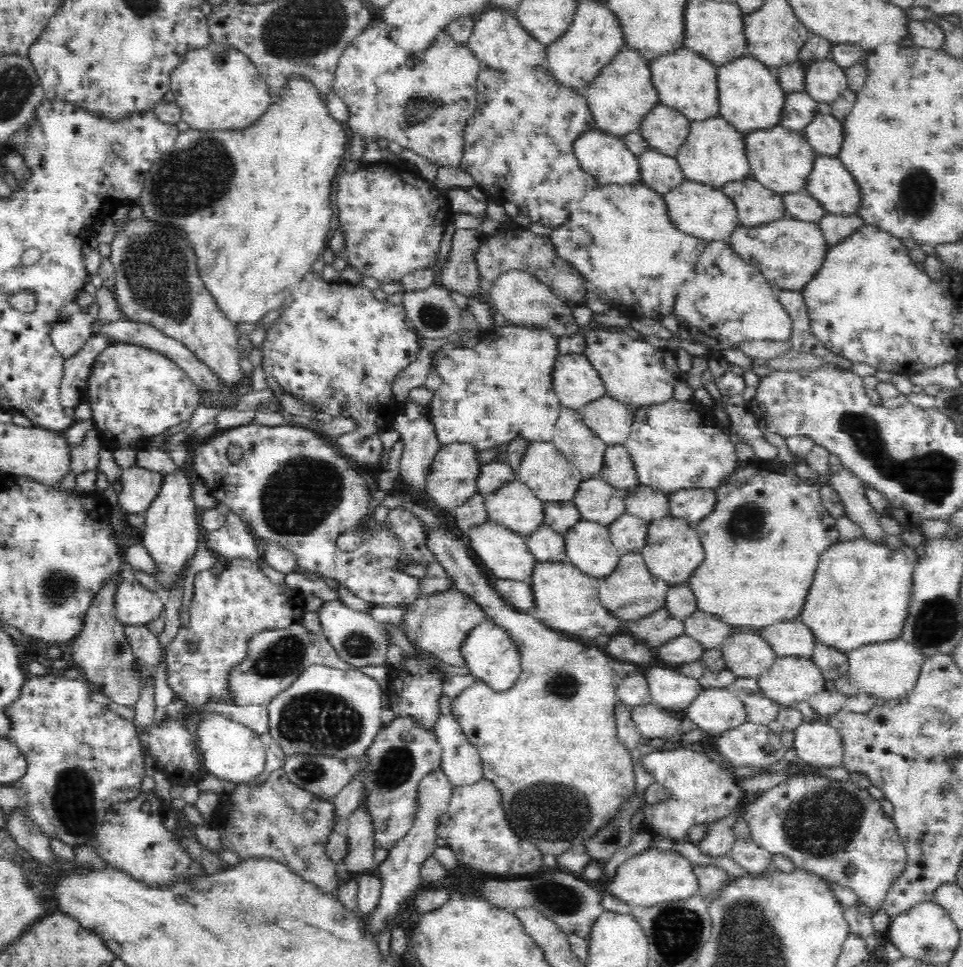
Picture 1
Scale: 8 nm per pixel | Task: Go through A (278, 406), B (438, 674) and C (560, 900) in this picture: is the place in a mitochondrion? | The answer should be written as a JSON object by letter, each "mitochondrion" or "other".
{"A":"other","B":"other","C":"mitochondrion"}

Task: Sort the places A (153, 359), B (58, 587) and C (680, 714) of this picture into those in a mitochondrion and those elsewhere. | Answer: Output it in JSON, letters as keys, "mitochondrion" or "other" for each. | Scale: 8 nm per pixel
{"A":"other","B":"mitochondrion","C":"other"}

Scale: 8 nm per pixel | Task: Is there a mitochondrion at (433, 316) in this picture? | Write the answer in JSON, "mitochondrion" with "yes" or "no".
{"mitochondrion":"yes"}

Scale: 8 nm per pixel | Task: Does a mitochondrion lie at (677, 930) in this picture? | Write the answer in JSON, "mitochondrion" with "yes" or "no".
{"mitochondrion":"yes"}

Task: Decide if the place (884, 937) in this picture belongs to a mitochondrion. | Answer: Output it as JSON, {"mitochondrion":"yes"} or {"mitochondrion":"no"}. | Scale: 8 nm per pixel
{"mitochondrion":"no"}

